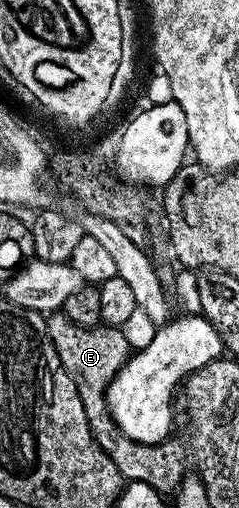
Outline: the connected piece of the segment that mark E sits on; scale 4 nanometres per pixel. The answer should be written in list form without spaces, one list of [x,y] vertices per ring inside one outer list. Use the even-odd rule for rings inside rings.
[[[54,311],[46,317],[46,333],[50,342],[56,347],[56,355],[60,355],[60,363],[68,371],[68,375],[78,385],[80,403],[84,403],[84,415],[88,415],[88,427],[96,439],[96,443],[108,455],[114,457],[114,449],[118,445],[125,445],[122,433],[114,433],[115,421],[112,419],[110,409],[106,406],[106,389],[112,379],[124,368],[132,356],[128,339],[118,327],[80,327],[68,319],[61,311]]]

